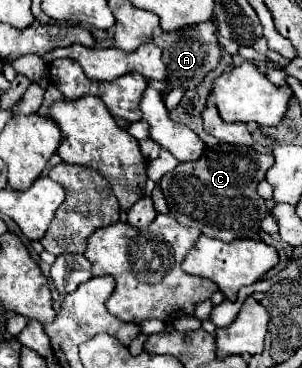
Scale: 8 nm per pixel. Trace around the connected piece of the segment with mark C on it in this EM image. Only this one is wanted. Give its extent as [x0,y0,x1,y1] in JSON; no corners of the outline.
[160,144,274,242]

